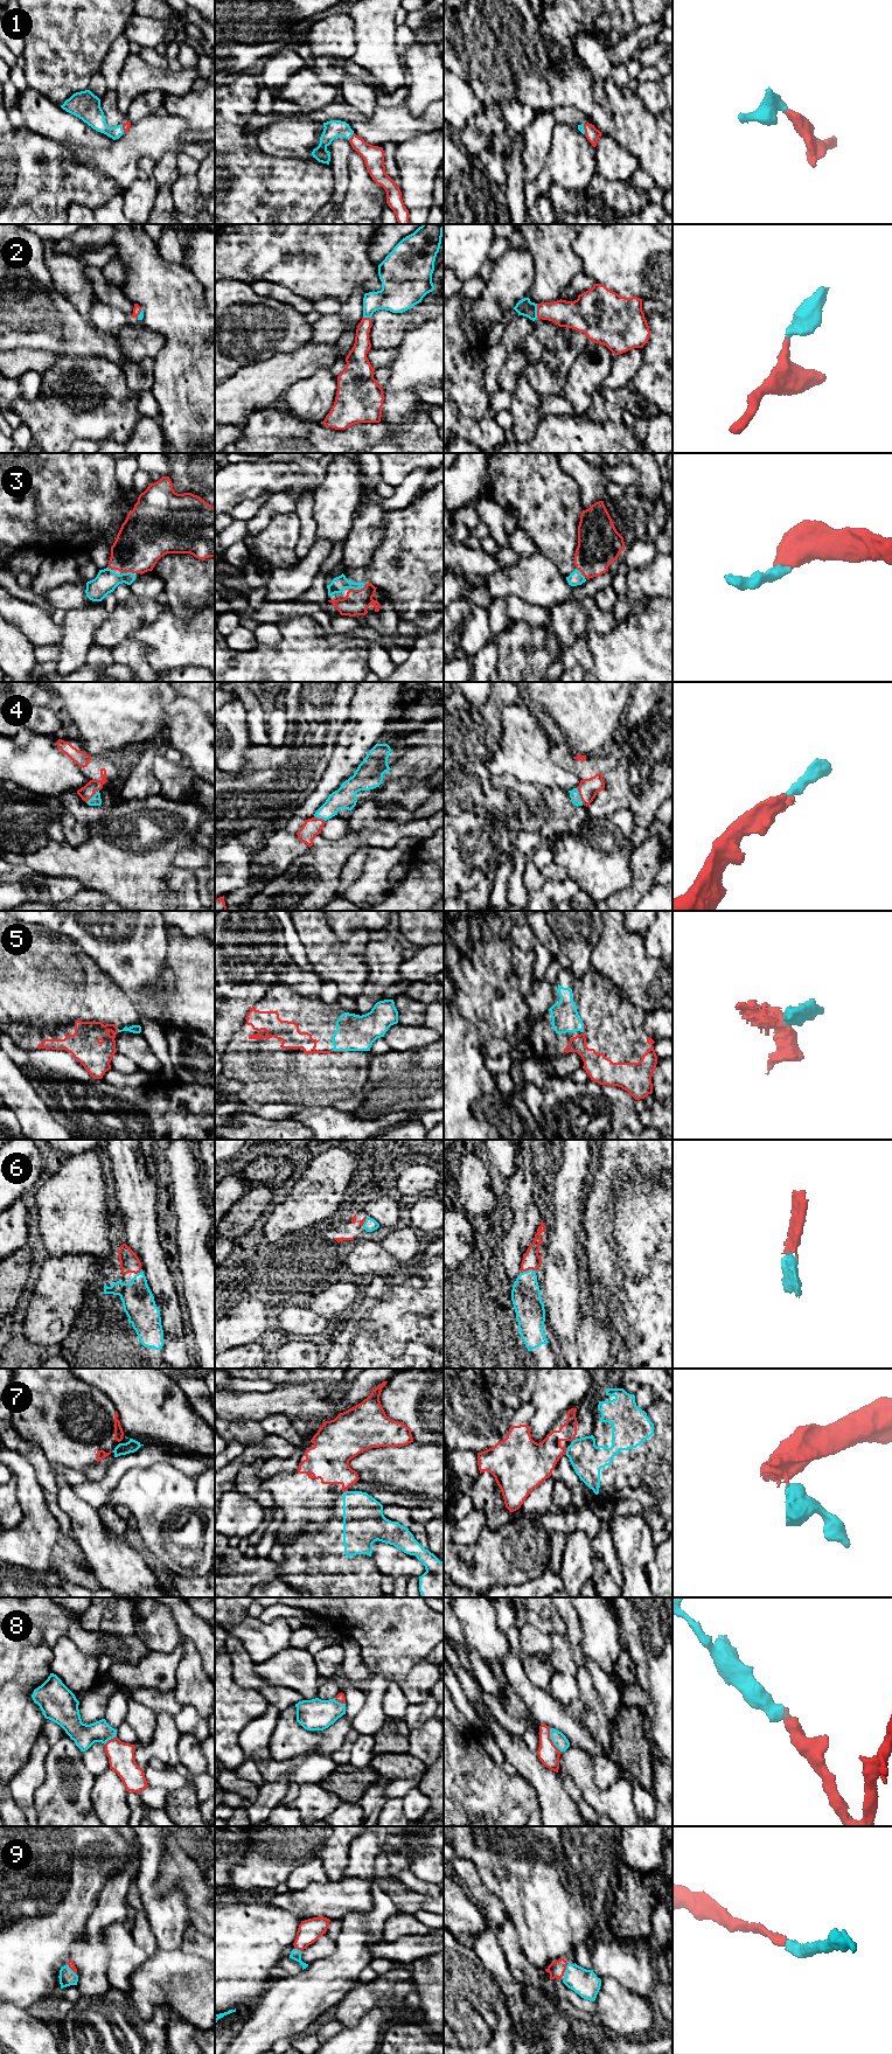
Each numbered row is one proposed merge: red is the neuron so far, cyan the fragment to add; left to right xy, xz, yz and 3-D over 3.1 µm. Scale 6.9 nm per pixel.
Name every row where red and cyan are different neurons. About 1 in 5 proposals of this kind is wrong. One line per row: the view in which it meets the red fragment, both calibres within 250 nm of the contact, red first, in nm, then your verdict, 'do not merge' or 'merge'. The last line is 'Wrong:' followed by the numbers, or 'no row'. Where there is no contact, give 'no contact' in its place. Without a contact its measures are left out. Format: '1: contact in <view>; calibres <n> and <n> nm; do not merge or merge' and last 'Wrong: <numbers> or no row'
1: contact in xz; calibres 140 and 120 nm; merge
2: contact in yz; calibres 190 and 120 nm; merge
3: contact in xz; calibres 170 and 100 nm; merge
4: contact in yz; calibres 140 and 70 nm; merge
5: contact in xy; calibres 220 and 60 nm; merge
6: contact in yz; calibres 120 and 200 nm; merge
7: contact in yz; calibres 300 and 220 nm; do not merge
8: contact in yz; calibres 150 and 100 nm; merge
9: contact in yz; calibres 110 and 180 nm; merge
Wrong: 7

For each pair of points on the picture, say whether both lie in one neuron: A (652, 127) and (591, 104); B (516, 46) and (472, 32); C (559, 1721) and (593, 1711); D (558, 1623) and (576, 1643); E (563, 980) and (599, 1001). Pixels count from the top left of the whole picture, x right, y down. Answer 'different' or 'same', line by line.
A: same
B: same
C: different
D: different
E: same

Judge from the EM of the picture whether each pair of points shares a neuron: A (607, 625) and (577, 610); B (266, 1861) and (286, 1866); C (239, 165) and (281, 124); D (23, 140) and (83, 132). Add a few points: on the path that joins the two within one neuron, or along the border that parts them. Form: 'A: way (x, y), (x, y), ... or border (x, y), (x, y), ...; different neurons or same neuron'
A: way (600, 622), (584, 617); same neuron
B: way (271, 1866), (281, 1866); same neuron
C: border (253, 134), (262, 151), (274, 157), (285, 157); different neurons
D: border (25, 125), (30, 131), (43, 137); different neurons

